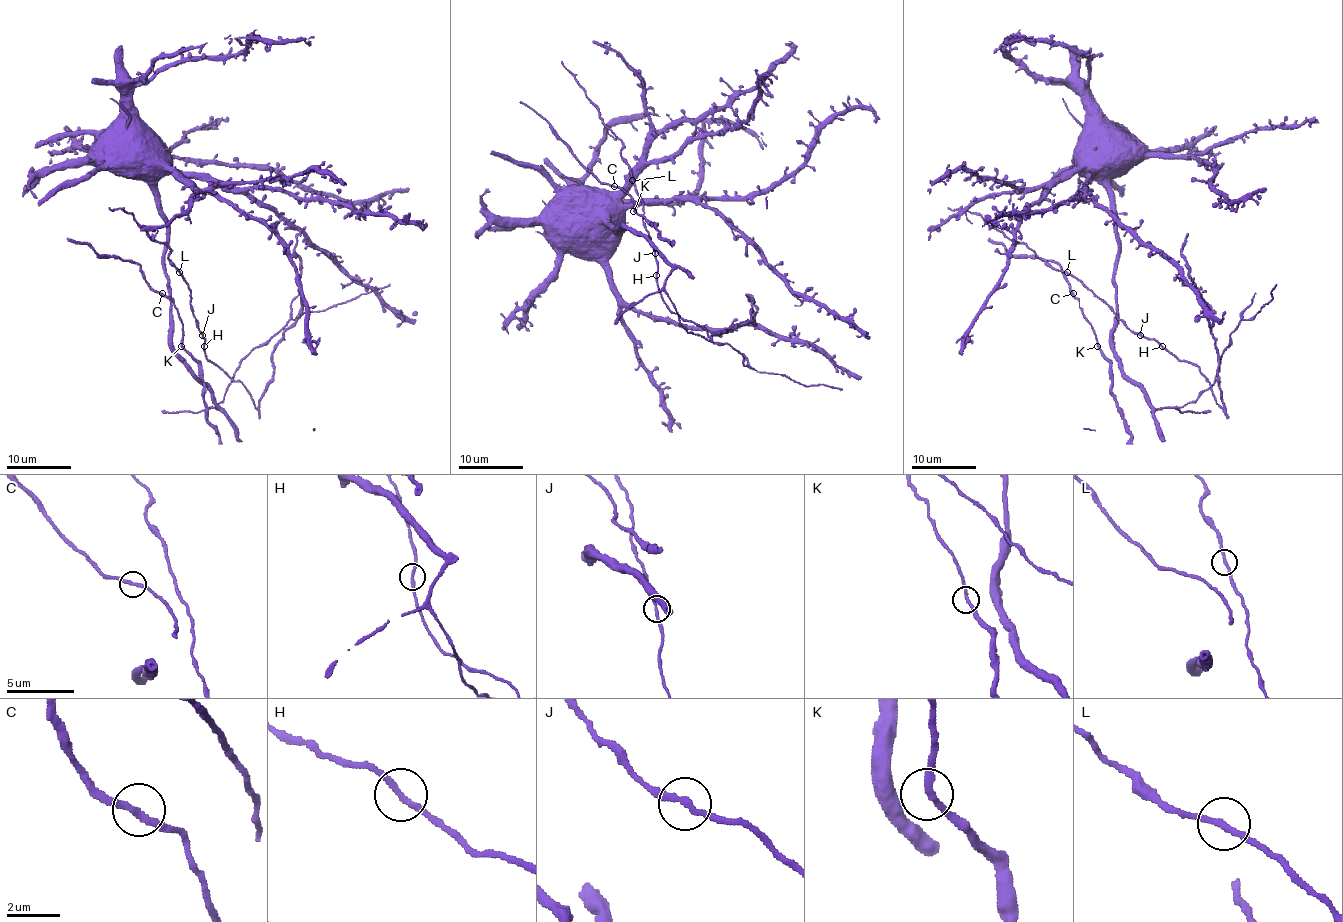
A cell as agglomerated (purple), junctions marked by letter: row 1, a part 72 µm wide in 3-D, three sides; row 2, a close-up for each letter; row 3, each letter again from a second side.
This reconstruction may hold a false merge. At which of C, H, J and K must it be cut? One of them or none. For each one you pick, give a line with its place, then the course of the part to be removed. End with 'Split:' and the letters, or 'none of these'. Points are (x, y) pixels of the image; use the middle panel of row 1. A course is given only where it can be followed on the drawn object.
Split: none of these

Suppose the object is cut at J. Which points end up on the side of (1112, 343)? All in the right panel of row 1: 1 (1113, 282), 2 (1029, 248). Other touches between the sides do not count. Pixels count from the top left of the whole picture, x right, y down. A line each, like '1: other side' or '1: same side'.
1: same side
2: other side

